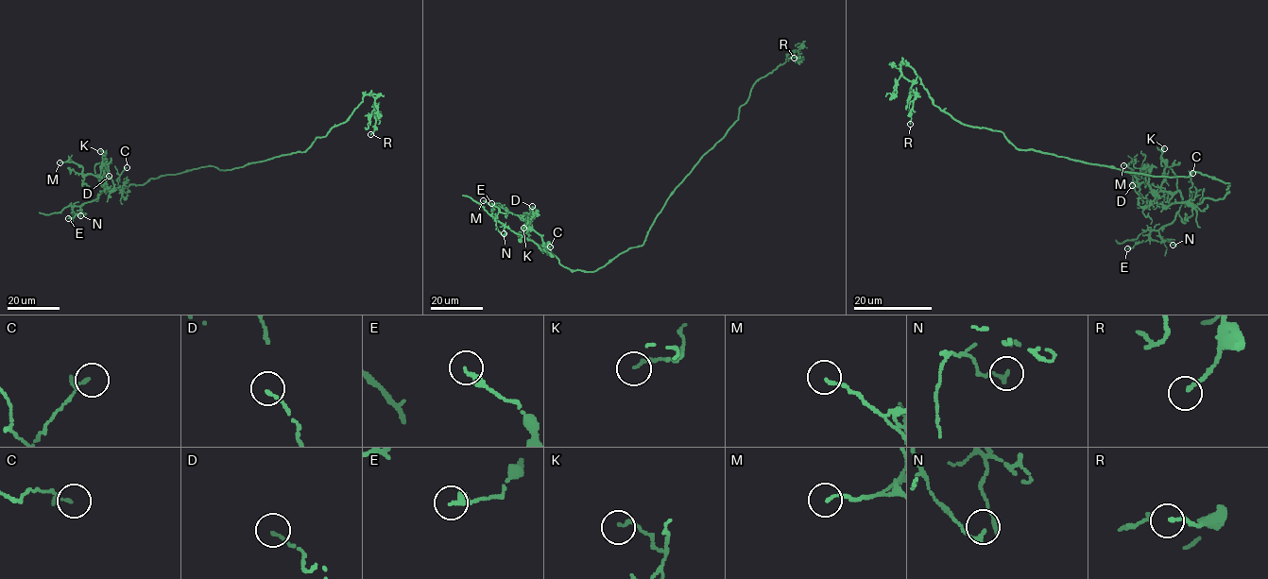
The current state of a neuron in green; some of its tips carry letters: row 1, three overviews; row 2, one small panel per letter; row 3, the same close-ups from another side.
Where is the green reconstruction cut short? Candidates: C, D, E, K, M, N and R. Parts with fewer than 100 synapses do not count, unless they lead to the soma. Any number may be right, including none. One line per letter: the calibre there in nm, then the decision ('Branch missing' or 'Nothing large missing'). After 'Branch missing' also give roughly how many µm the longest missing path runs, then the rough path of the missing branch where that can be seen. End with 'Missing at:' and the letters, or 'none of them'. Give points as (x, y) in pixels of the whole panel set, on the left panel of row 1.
C: Thickness 90 nm. Nothing large missing
D: Thickness 130 nm. Nothing large missing
E: Thickness 280 nm. Nothing large missing
K: Thickness 130 nm. Nothing large missing
M: Thickness 110 nm. Nothing large missing
N: Thickness 120 nm. Nothing large missing
R: Thickness 150 nm. Nothing large missing
Missing at: none of them

